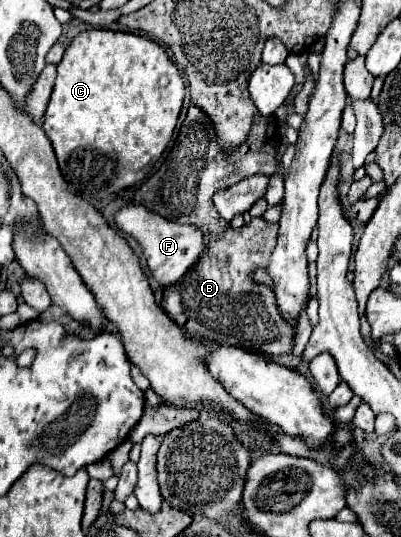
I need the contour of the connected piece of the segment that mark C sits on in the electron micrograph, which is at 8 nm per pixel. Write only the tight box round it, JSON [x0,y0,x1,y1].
[43,29,185,199]

